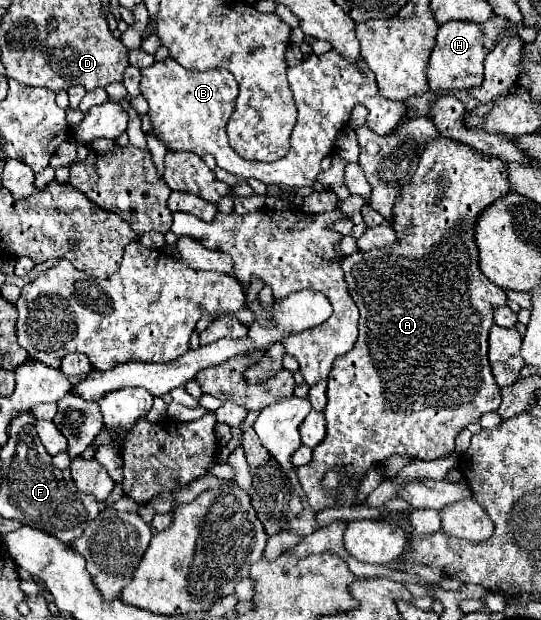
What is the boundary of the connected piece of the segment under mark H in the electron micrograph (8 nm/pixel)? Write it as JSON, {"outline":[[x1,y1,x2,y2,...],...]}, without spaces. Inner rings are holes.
{"outline":[[490,17,484,25,478,23,444,23,438,29,436,45,430,55,428,63,428,85,432,91,466,91,472,87,478,87,484,79,484,59,486,55,496,47,502,33,511,27,502,17]]}

